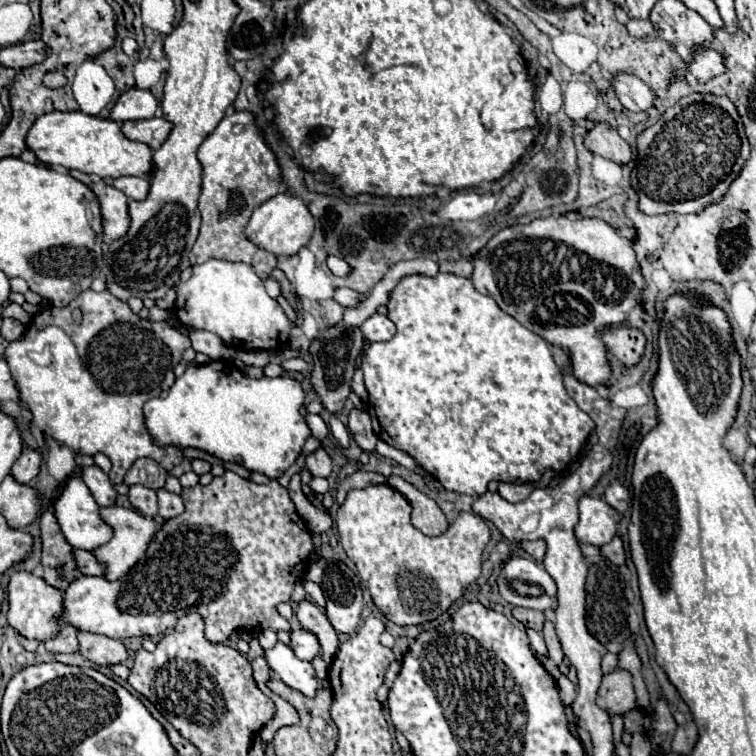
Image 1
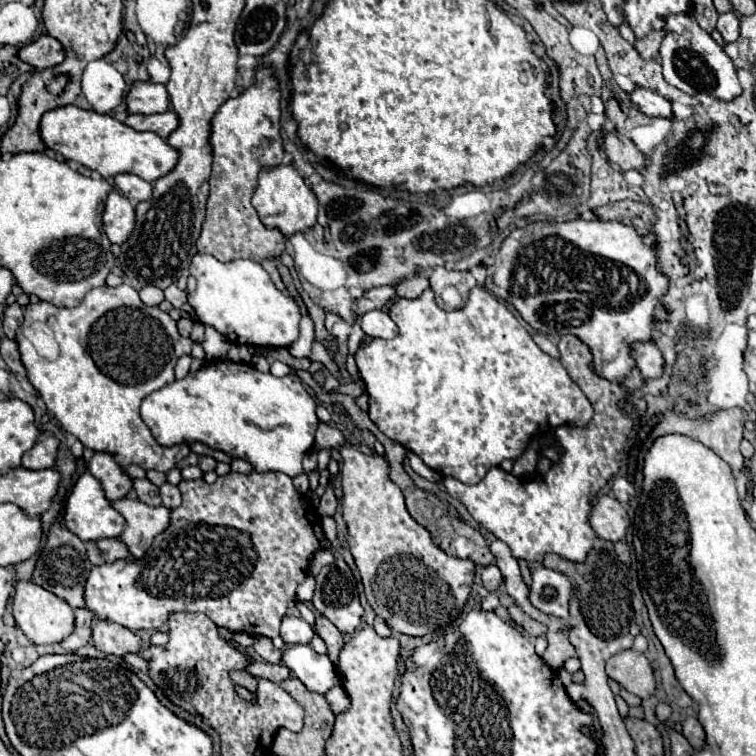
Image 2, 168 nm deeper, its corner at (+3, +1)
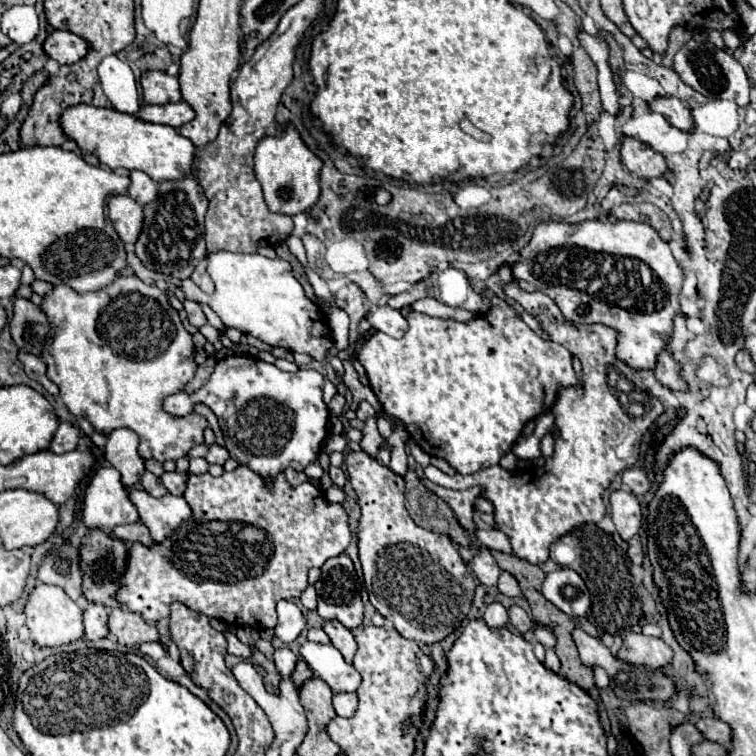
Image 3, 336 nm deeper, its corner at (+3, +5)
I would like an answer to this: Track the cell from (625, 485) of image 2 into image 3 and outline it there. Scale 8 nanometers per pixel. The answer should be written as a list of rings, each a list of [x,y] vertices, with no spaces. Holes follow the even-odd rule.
[[[625,469],[623,475],[621,475],[621,479],[623,479],[623,485],[627,485],[629,491],[631,491],[635,497],[645,495],[645,493],[649,491],[649,487],[651,487],[649,479],[647,479],[645,473],[639,471],[639,469]]]

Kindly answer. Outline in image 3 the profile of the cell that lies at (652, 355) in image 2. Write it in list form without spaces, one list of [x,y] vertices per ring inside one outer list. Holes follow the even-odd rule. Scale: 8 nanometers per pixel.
[[[661,351],[657,355],[657,365],[653,369],[657,381],[661,381],[661,385],[669,387],[669,389],[685,389],[685,383],[683,379],[679,377],[679,365],[677,361],[673,359],[671,353],[667,351]]]

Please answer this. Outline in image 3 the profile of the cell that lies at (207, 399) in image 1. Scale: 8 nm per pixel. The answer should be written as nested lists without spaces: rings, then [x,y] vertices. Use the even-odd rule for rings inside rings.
[[[231,355],[217,361],[211,377],[201,389],[193,393],[177,391],[173,395],[167,395],[163,399],[163,409],[173,417],[187,417],[193,413],[195,405],[203,403],[217,415],[221,423],[221,431],[227,441],[227,451],[237,463],[249,465],[255,473],[261,473],[261,475],[277,473],[289,467],[295,471],[303,471],[307,463],[317,461],[321,445],[329,433],[329,427],[327,427],[329,409],[321,399],[323,383],[325,383],[323,375],[313,369],[299,369],[295,373],[287,373],[255,357]]]

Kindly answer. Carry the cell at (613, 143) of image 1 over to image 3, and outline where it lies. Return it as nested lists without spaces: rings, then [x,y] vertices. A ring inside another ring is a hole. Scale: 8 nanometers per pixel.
[[[625,137],[621,141],[619,151],[621,151],[621,163],[637,177],[653,179],[653,177],[663,177],[667,173],[665,157],[633,137]]]

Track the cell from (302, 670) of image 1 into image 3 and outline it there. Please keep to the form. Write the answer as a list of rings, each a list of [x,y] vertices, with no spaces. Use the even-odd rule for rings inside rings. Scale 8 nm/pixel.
[[[305,641],[301,645],[301,657],[315,677],[323,679],[335,693],[337,691],[355,691],[361,683],[361,675],[353,665],[345,663],[341,653],[333,645],[321,645]]]

